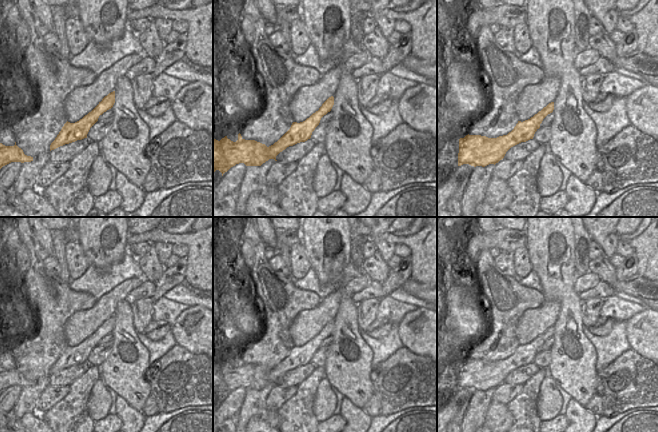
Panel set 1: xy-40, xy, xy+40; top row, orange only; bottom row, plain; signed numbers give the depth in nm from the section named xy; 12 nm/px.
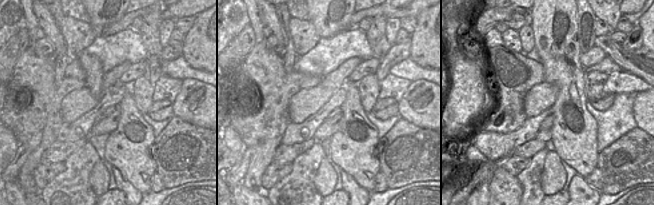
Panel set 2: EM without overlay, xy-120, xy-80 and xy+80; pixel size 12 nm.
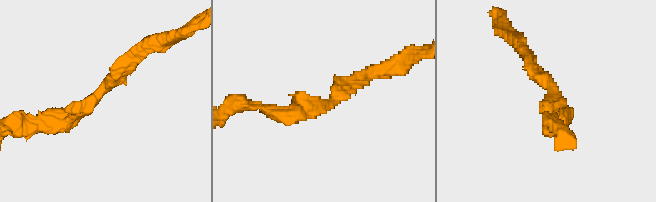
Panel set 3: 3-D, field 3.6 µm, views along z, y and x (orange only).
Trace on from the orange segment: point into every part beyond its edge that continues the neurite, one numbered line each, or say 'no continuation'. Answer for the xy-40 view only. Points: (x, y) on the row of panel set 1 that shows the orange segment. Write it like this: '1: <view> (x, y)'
no continuation.

